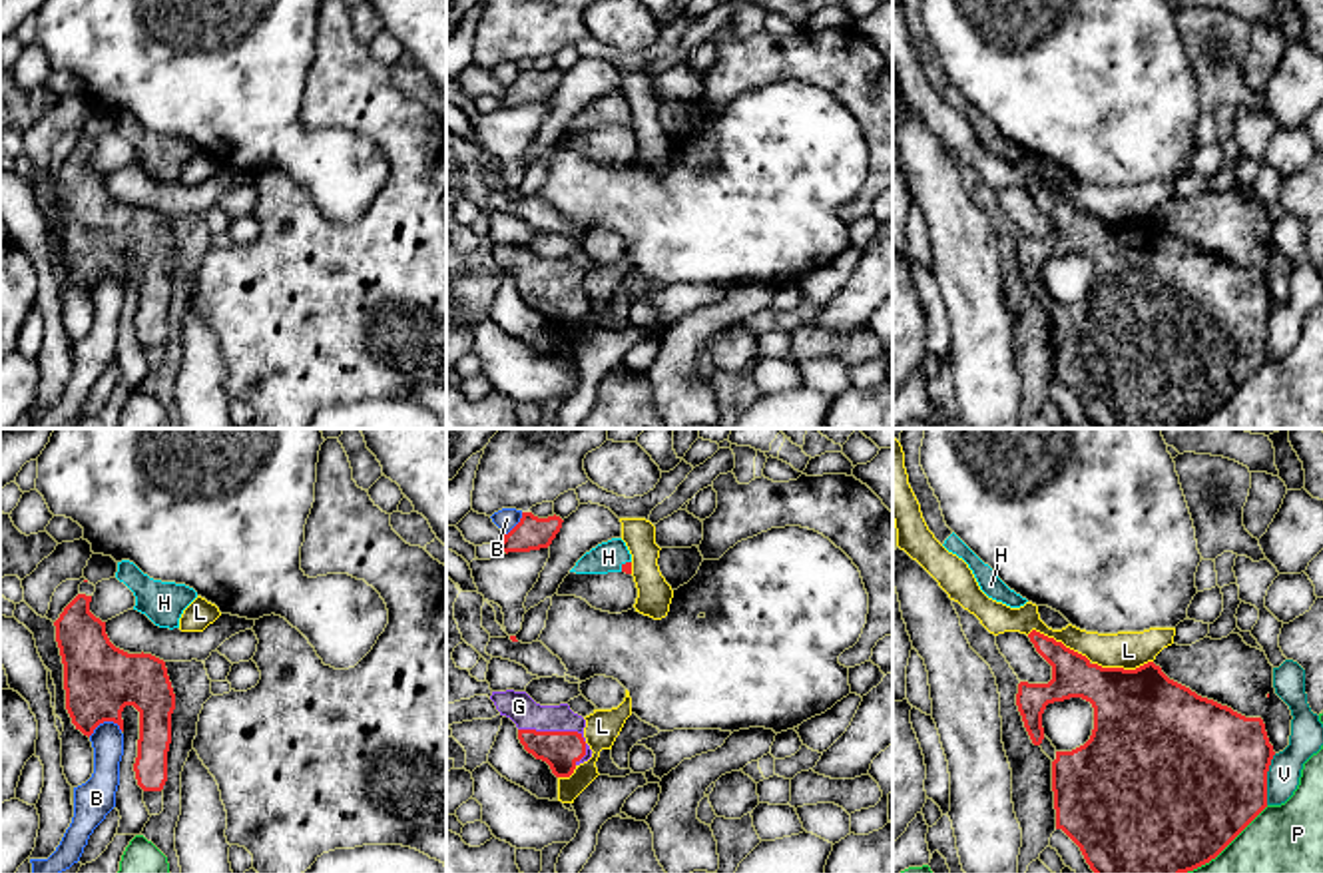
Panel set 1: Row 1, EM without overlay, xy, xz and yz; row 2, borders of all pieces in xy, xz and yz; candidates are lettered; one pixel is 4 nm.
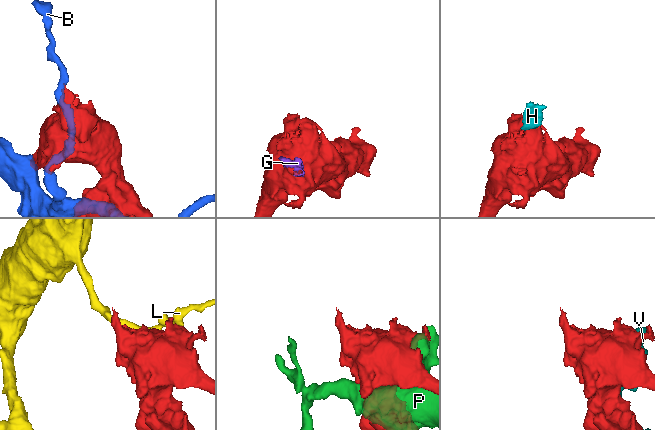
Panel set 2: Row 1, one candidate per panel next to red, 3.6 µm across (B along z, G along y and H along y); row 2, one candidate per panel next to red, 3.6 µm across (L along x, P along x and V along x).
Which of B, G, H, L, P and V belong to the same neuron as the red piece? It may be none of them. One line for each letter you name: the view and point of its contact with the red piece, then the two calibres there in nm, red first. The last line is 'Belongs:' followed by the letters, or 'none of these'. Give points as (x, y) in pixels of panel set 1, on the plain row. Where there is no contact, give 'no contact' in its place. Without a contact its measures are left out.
G: contact xz (558, 286); calibres 160 and 120 nm
H: contact xz (624, 118); calibres 40 and 130 nm
Belongs: G, H

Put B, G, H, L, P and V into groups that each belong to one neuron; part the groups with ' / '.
B / G H / L / P / V

